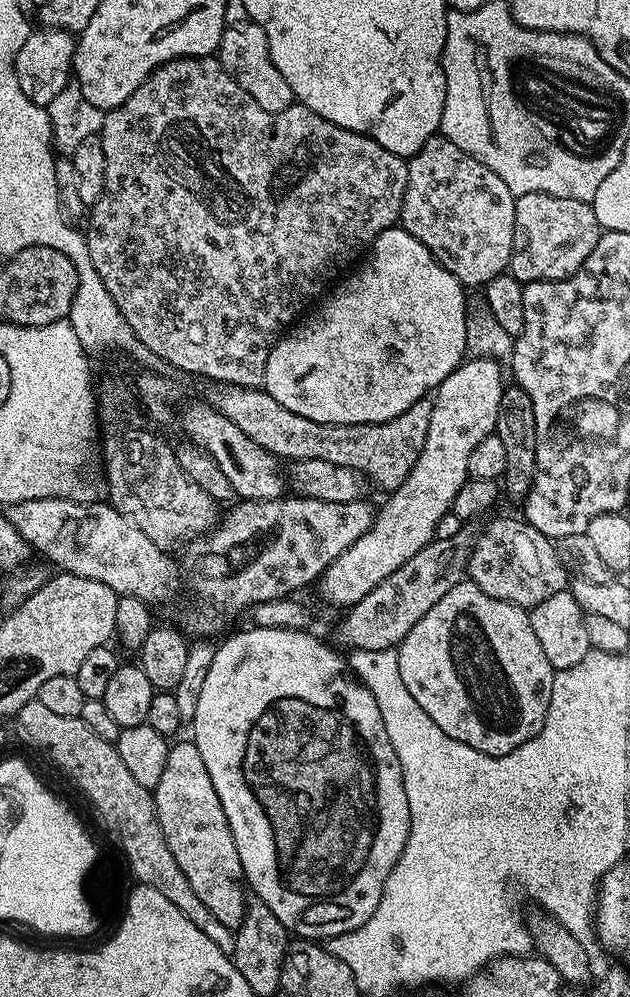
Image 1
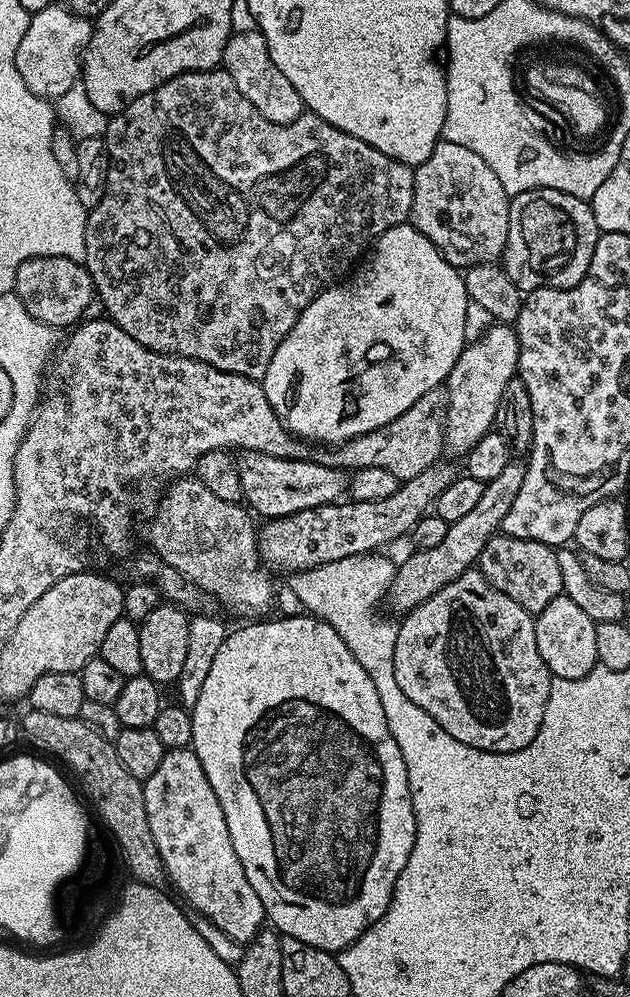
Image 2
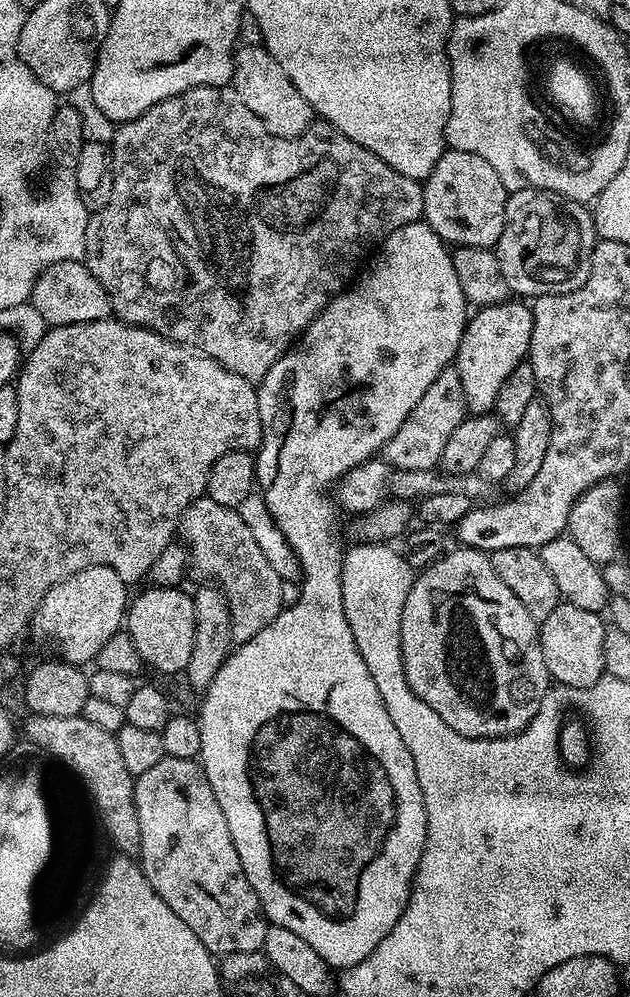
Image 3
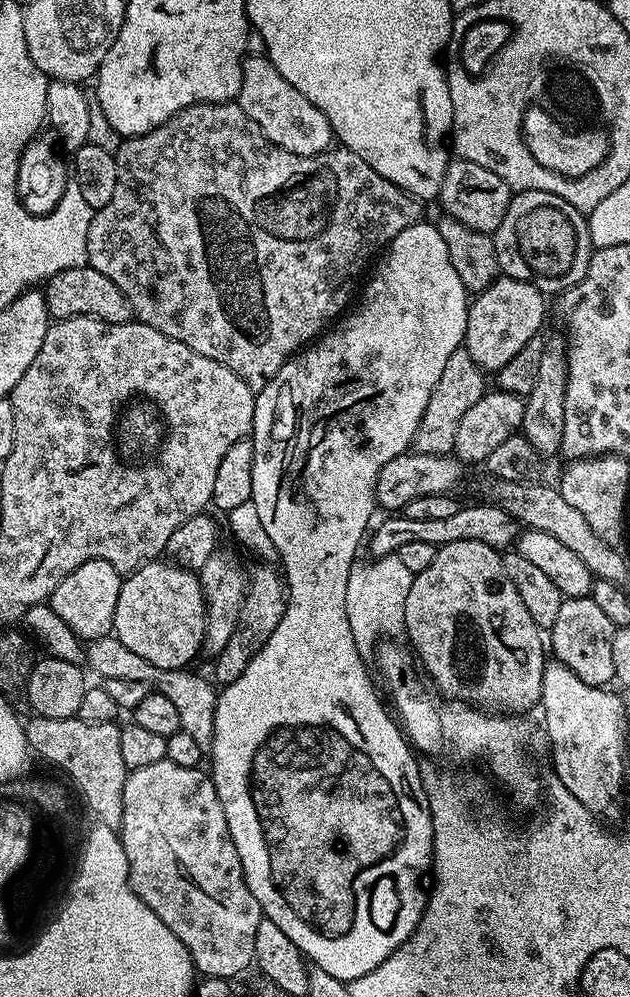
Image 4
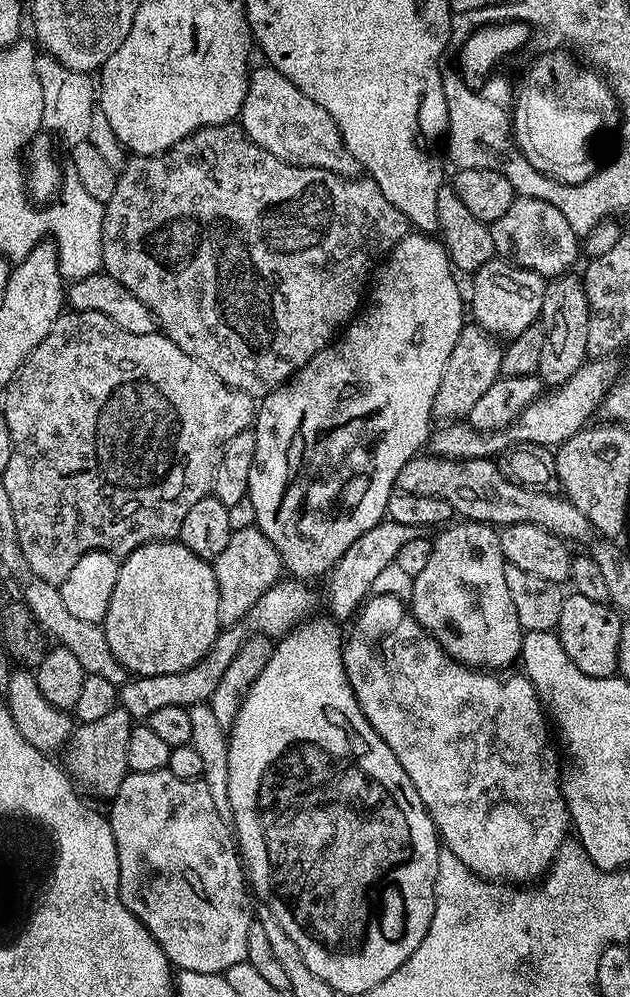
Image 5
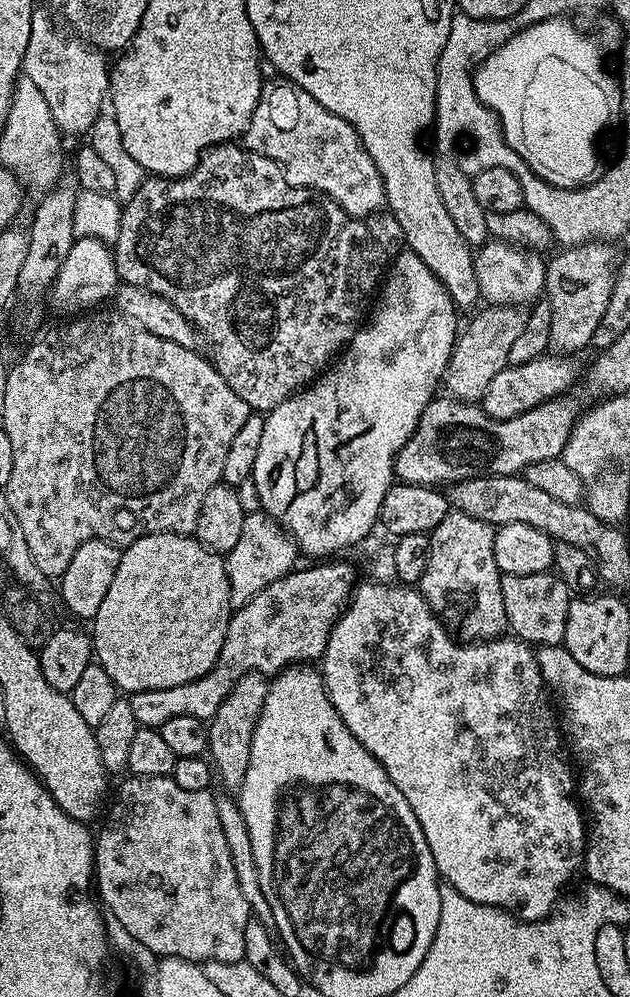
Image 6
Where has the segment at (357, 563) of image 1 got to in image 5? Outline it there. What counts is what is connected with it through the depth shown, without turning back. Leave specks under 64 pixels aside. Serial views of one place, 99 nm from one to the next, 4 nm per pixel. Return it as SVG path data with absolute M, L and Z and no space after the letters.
M493 258L486 262L486 266L476 271L471 280L470 316L489 336L511 338L522 334L526 326L539 321L546 280L537 272L519 268L517 264L512 264L508 260Z

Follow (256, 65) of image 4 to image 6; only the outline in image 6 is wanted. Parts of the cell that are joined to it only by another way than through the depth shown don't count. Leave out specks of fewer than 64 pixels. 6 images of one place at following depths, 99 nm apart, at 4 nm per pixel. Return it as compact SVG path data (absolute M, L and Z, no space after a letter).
M265 79L260 85L258 106L254 106L250 126L244 131L243 147L274 161L290 186L310 188L313 192L327 196L334 203L340 204L348 216L367 218L377 215L386 204L382 174L378 174L378 166L374 166L374 158L370 158L366 146L362 146L354 126L338 118L338 114L330 114L330 110L326 110L318 98L310 98L310 94L306 94L306 90L302 90L302 86L292 80L275 79Z

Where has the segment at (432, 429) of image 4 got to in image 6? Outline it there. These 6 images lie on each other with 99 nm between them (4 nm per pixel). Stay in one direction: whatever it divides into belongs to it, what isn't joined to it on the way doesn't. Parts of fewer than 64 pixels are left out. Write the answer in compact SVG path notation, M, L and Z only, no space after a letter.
M493 304L484 306L465 328L463 325L462 331L456 337L456 345L452 347L448 369L444 371L442 384L443 387L448 387L445 388L447 395L453 400L483 401L486 386L490 386L494 374L508 367L510 346L517 340L527 317L527 311L523 307Z

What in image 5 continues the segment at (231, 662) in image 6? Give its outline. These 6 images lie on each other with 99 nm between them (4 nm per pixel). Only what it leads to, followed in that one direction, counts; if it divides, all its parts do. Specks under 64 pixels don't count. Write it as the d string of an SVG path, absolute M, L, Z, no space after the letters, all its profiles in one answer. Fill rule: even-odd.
M385 518L378 526L366 530L366 534L362 534L362 538L354 538L354 546L350 546L350 550L346 550L346 554L342 554L342 558L338 558L338 562L326 577L328 608L332 611L329 612L331 619L343 622L344 619L347 621L349 618L355 617L356 613L360 611L361 604L372 592L374 578L378 578L378 574L382 574L382 570L386 570L386 566L395 564L398 550L402 550L404 543L421 535L422 530L418 526L401 526L398 522ZM295 578L277 580L252 609L245 614L238 624L227 625L217 636L214 646L202 659L194 662L186 670L178 674L154 674L153 676L132 676L125 679L118 688L118 704L132 715L133 721L144 722L154 710L161 706L182 706L191 708L193 704L207 704L212 699L218 682L222 682L222 674L226 674L230 662L234 662L234 654L244 645L250 633L269 638L279 638L291 632L293 628L303 624L313 615L316 608L316 596L311 592L307 583Z

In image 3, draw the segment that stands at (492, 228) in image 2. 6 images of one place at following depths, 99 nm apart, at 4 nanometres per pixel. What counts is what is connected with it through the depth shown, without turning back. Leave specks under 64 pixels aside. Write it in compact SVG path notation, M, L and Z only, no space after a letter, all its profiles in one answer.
M448 148L438 158L434 170L430 170L423 186L423 223L429 224L445 244L456 248L495 249L498 238L502 238L510 194L486 158Z

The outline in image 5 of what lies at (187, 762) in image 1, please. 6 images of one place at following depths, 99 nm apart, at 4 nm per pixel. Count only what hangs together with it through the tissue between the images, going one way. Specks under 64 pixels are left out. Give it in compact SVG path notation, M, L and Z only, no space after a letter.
M167 768L149 772L129 772L124 777L122 786L118 786L115 796L111 797L110 804L112 804L112 812L107 813L107 818L114 834L114 846L118 850L120 897L126 910L130 910L130 914L134 914L134 918L138 918L138 922L142 922L142 926L146 926L146 930L150 930L150 934L158 942L158 946L162 946L173 969L218 976L228 973L230 966L245 963L248 959L246 941L250 935L250 926L254 923L254 900L250 895L250 884L246 879L246 869L238 851L237 841L234 839L233 829L226 822L222 822L218 809L215 808L214 801L210 798L210 790L206 790L203 779L177 778L176 775L170 774Z

